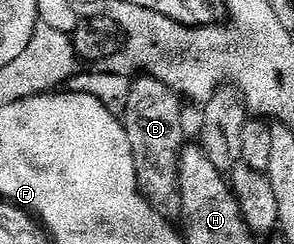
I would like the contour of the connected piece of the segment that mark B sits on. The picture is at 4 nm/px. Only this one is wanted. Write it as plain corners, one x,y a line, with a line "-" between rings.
138,76
130,83
124,115
128,144
132,144
132,160
136,164
138,189
159,214
171,220
177,219
182,212
178,161
187,141
186,130
182,127
182,105
183,99
168,88
168,84
158,78

